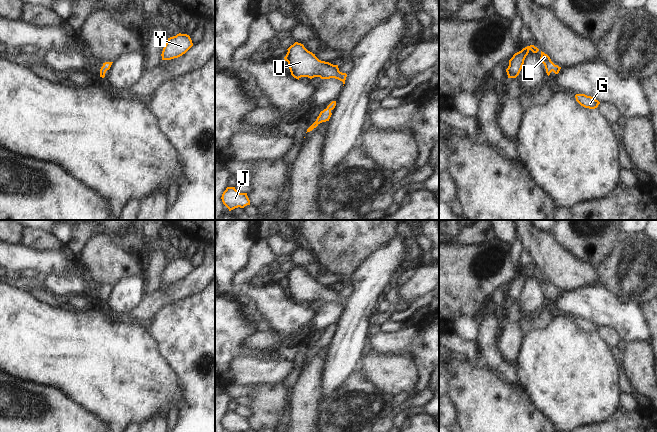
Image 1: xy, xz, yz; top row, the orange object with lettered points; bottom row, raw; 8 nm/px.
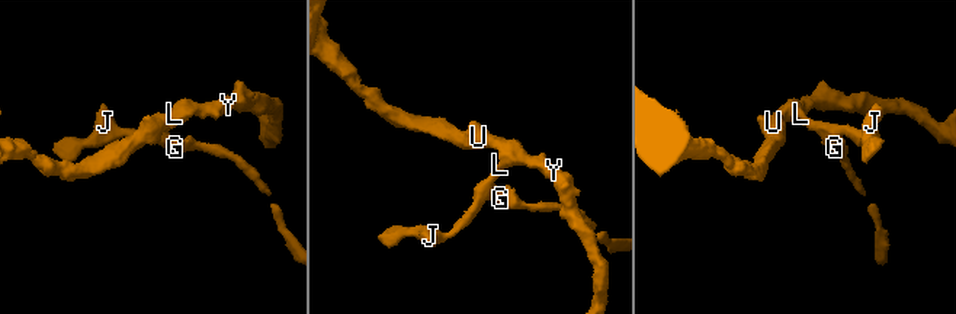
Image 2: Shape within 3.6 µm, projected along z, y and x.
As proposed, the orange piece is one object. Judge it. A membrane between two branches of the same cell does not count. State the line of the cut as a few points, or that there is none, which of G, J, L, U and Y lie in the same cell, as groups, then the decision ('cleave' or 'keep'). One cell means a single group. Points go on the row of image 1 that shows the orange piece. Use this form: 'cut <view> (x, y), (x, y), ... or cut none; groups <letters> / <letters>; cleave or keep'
cut none; groups G J L U Y; keep

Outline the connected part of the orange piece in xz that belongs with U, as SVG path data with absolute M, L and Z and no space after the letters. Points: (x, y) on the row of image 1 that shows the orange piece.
M295 42L287 50L284 59L288 62L291 75L294 78L298 80L301 77L310 79L314 77L320 77L321 79L335 78L345 84L347 74L340 72L338 65L319 60L303 44Z

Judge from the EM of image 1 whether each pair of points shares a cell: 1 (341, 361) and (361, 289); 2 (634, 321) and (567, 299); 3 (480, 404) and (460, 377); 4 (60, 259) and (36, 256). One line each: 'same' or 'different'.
1: same
2: same
3: same
4: same

